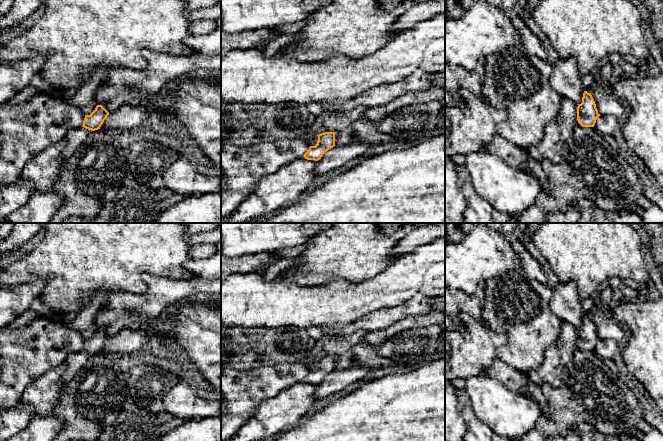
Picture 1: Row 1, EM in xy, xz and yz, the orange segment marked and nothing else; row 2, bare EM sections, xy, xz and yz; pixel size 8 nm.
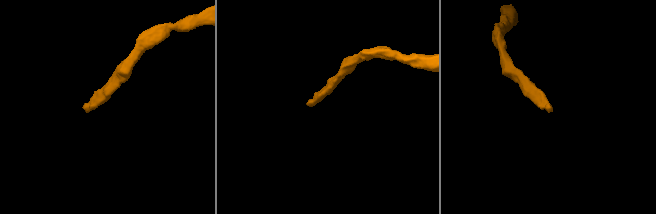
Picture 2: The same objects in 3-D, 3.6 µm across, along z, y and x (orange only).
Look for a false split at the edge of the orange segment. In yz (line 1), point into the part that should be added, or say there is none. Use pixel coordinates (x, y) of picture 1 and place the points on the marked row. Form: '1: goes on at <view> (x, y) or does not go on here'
1: does not go on here

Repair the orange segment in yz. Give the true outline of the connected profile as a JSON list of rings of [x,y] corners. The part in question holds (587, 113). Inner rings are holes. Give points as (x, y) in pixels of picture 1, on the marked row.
[[[584,91],[582,103],[577,107],[577,120],[583,127],[594,127],[597,118],[600,116],[595,101],[590,93]]]

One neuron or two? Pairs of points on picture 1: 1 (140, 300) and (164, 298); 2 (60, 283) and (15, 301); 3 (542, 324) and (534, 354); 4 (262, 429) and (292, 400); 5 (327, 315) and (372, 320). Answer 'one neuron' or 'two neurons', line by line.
1: one neuron
2: two neurons
3: one neuron
4: one neuron
5: two neurons

